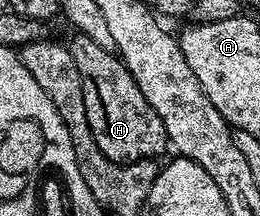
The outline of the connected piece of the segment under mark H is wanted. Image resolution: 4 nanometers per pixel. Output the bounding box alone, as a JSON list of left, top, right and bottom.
[68,32,167,162]

